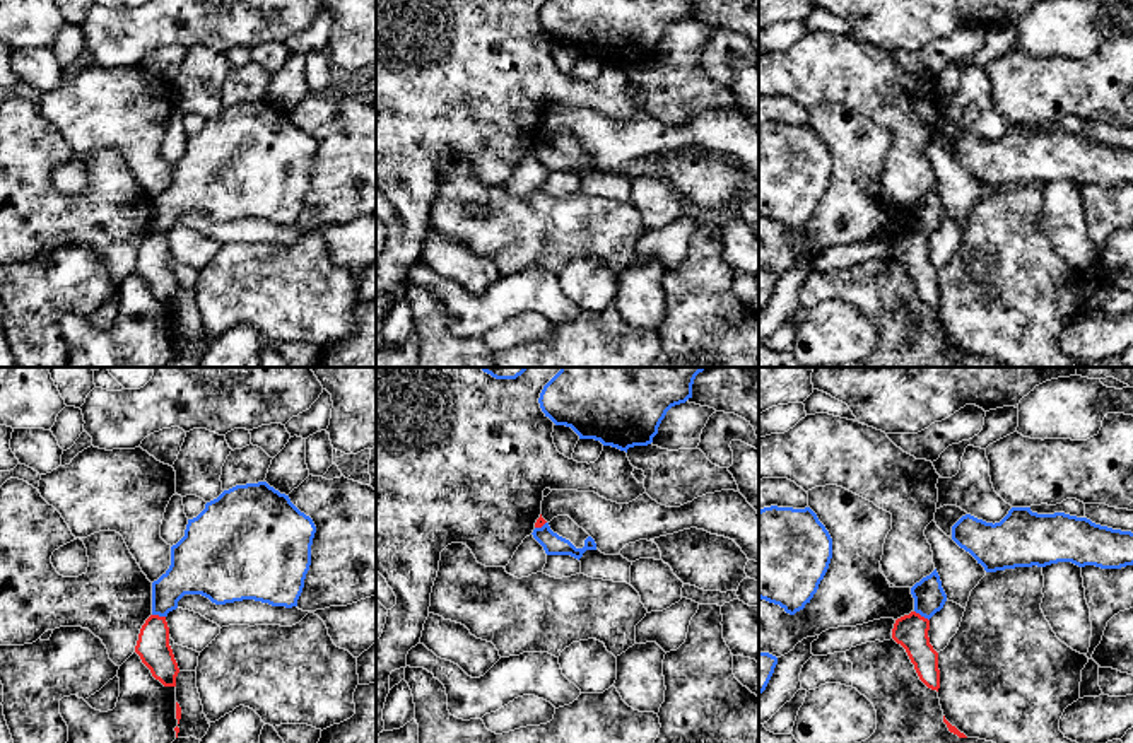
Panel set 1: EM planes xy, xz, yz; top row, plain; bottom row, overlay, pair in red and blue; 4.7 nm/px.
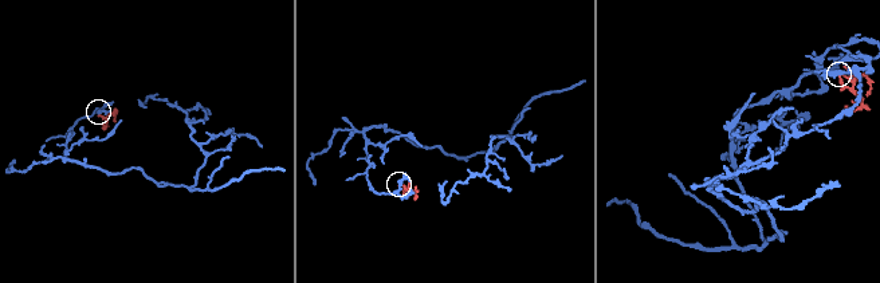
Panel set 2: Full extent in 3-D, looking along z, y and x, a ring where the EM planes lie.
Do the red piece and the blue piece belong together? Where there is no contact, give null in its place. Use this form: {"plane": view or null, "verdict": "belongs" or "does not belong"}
{"plane": "yz", "verdict": "does not belong"}

